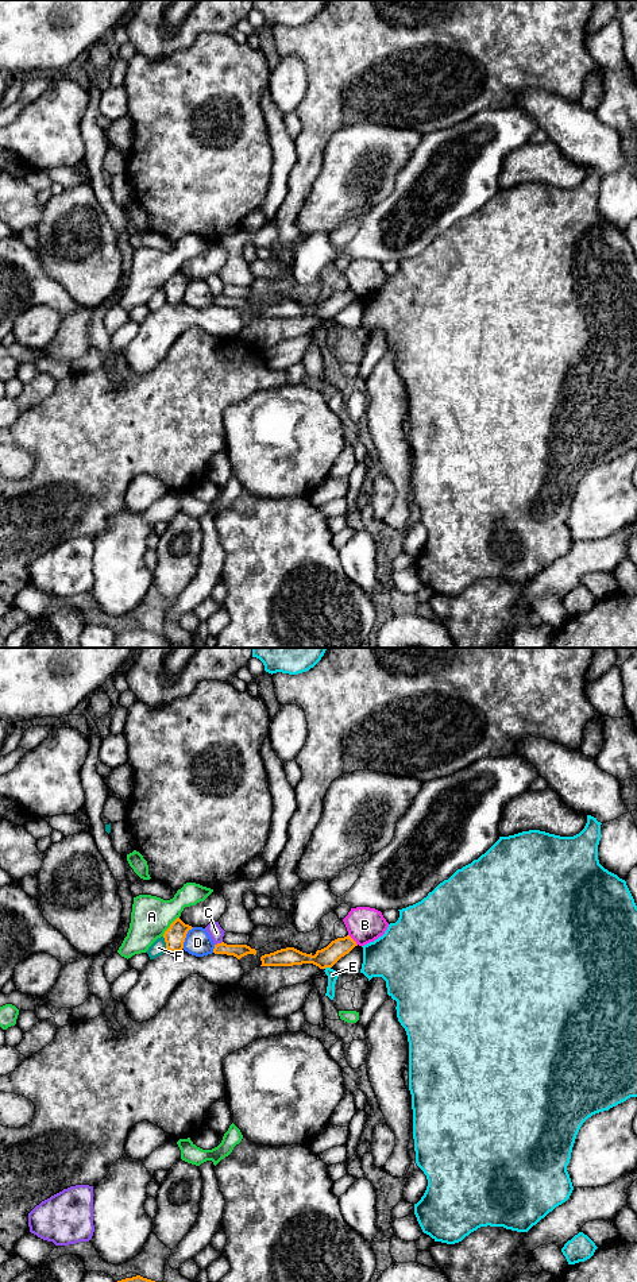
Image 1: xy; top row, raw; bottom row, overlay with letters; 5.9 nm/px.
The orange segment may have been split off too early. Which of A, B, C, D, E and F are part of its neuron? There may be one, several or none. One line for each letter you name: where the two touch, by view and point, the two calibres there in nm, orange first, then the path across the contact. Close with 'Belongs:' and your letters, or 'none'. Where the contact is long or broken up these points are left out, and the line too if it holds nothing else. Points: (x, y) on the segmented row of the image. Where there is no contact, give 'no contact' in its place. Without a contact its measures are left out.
Belongs: none

